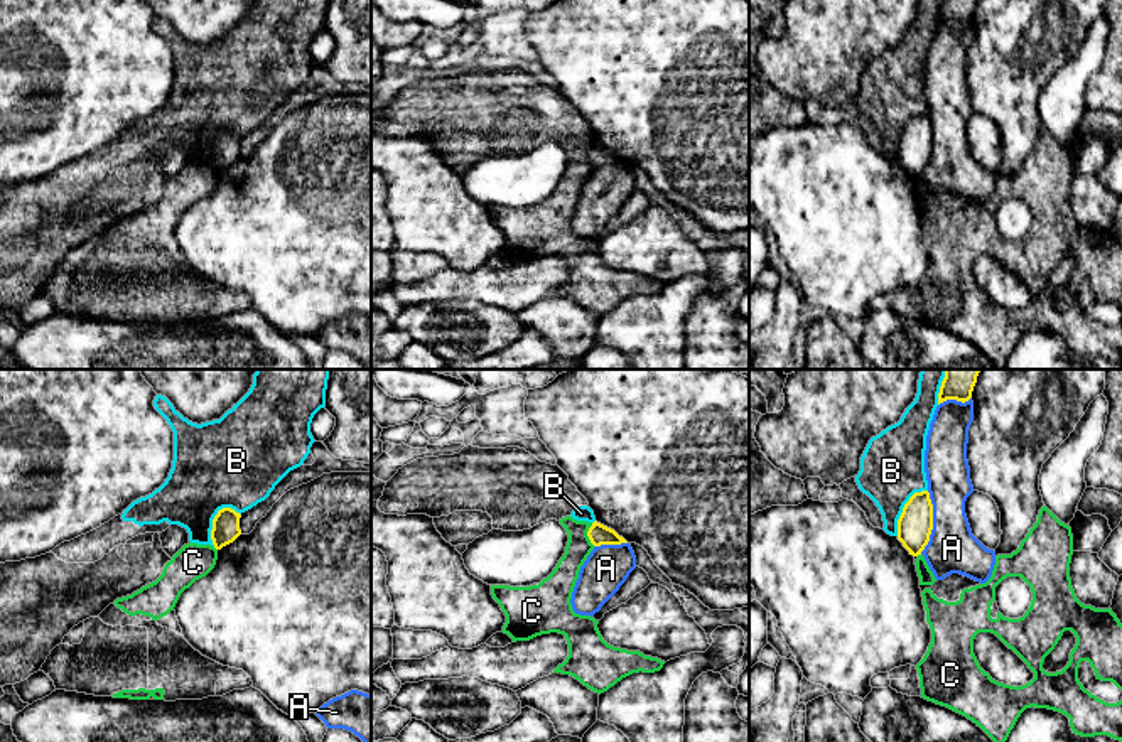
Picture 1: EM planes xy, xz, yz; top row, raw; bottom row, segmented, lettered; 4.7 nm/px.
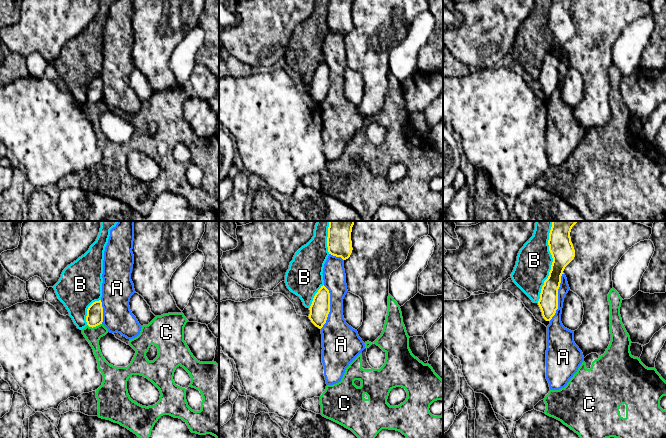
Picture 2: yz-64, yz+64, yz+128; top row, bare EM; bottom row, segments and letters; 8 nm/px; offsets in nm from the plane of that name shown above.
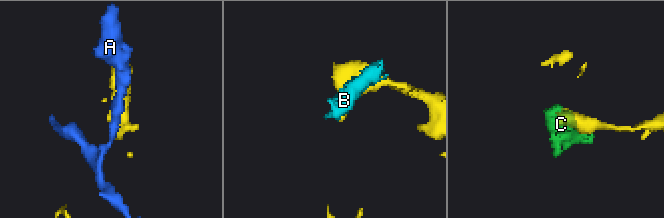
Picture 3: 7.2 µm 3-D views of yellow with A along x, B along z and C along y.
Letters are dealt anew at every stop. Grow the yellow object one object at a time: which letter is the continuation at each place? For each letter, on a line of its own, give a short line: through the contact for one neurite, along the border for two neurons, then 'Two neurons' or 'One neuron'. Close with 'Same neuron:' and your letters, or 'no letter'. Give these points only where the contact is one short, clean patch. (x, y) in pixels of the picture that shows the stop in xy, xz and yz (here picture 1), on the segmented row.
A: Two neurons
B: Two neurons
C: Line: xz (591, 523), (587, 538), (594, 545). Two neurons
Same neuron: no letter

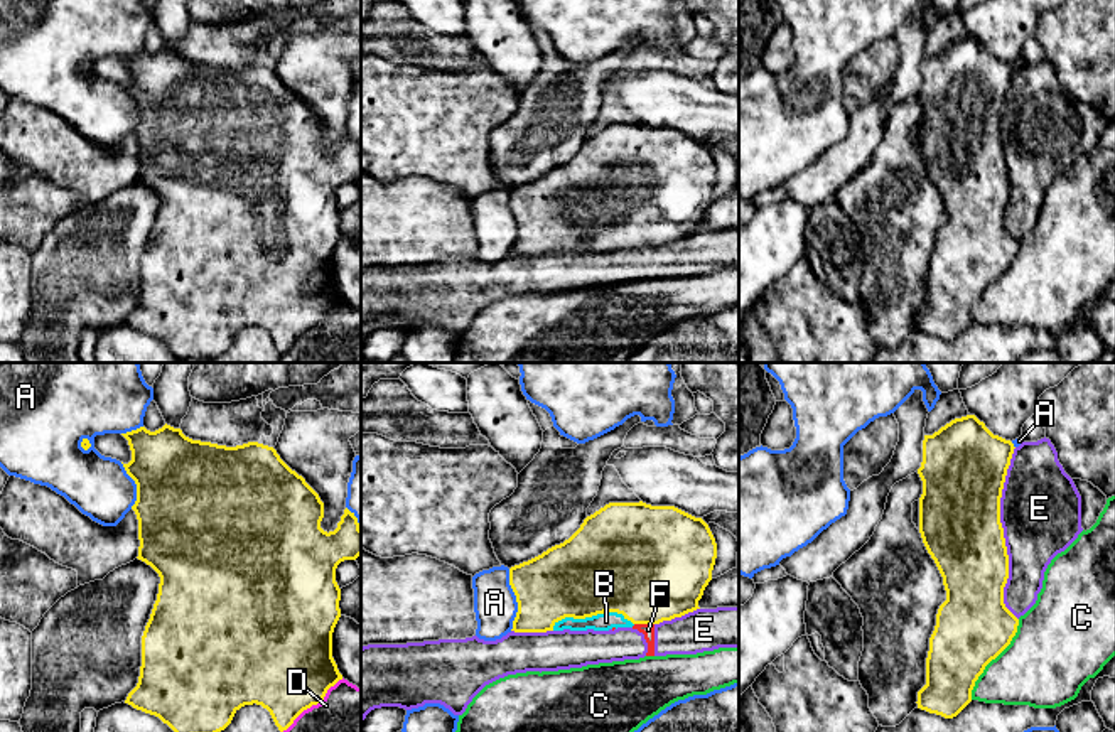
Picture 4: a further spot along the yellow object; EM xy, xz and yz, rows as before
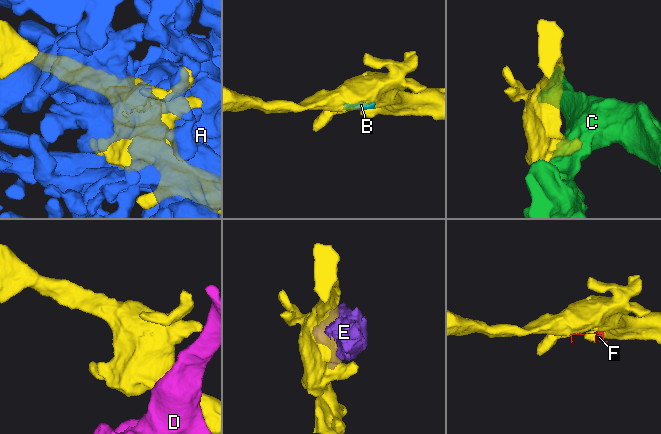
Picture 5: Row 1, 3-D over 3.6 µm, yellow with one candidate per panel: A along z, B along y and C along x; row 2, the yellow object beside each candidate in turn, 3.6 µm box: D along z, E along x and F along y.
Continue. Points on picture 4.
A: Two neurons
B: One neuron
C: Two neurons
D: Two neurons
E: Two neurons
F: Two neurons
Same neuron: B

